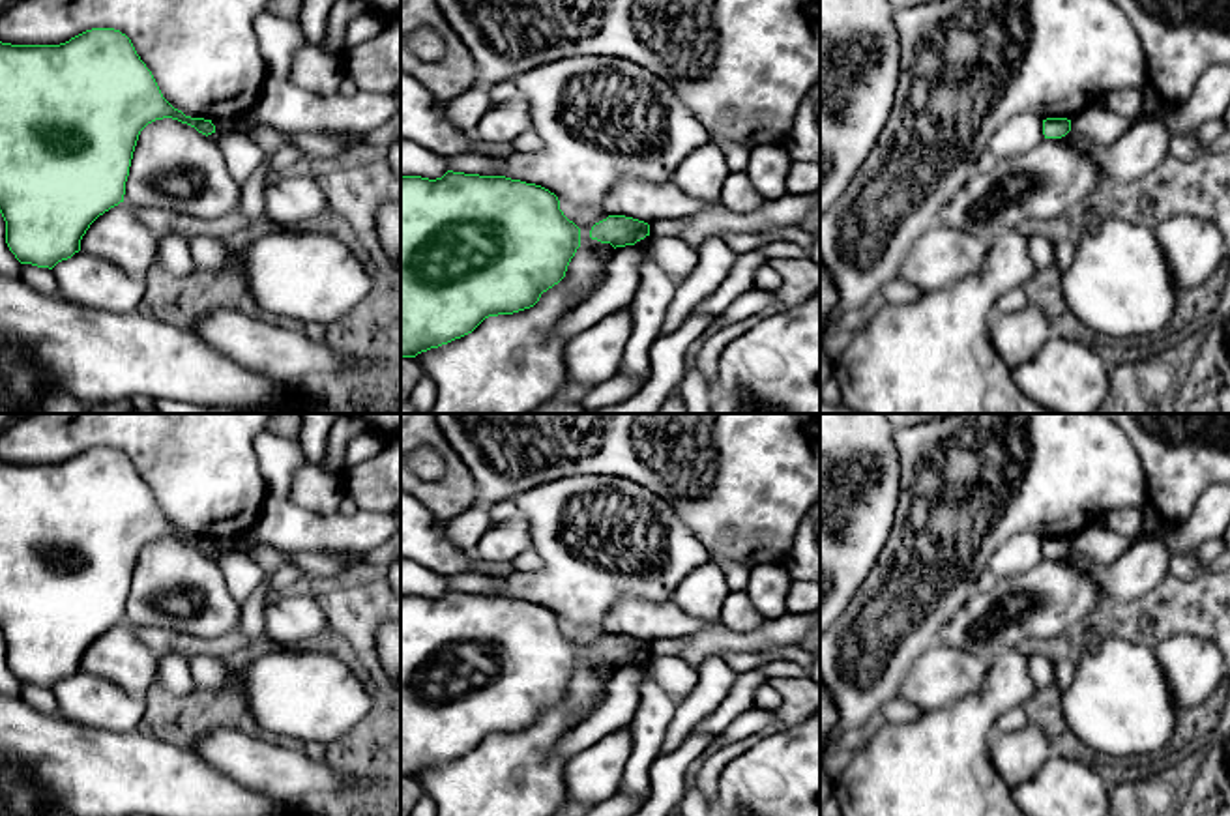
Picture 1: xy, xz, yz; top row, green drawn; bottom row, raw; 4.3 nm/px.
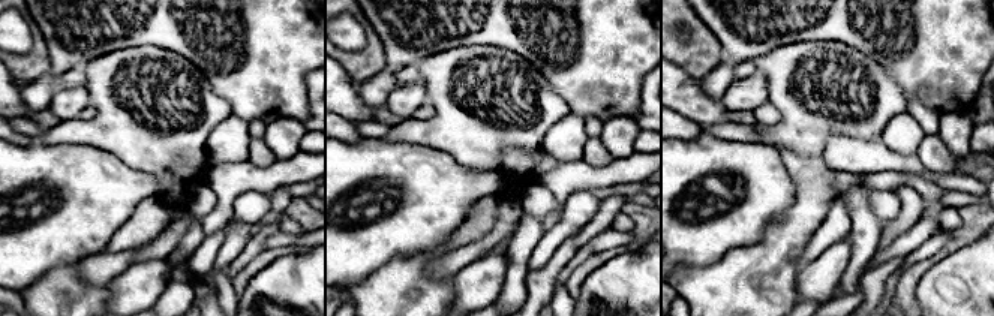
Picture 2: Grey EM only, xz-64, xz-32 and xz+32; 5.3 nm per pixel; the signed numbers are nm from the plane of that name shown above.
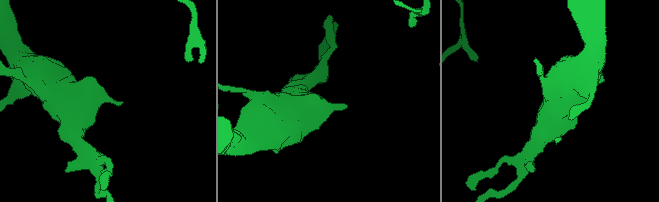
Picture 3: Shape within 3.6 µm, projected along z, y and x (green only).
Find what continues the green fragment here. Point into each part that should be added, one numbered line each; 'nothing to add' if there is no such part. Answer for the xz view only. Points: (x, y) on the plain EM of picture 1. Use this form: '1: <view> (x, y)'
nothing to add

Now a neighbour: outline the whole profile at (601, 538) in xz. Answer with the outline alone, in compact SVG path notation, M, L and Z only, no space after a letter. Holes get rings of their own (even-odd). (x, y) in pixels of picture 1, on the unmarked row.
M573 475L545 483L515 498L515 503L528 520L530 546L541 556L543 567L537 573L515 571L505 576L505 597L541 605L573 623L607 627L608 612L622 597L668 601L693 569L710 561L706 546L668 502L618 475Z

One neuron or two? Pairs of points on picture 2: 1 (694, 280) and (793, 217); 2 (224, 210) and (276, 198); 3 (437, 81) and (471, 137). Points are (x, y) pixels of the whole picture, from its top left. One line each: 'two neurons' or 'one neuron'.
1: one neuron
2: two neurons
3: one neuron

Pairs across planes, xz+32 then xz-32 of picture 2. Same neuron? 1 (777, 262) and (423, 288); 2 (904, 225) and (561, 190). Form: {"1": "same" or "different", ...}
{"1": "same", "2": "different"}

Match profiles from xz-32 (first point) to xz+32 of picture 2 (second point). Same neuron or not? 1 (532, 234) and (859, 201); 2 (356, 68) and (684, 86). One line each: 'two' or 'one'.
1: one
2: two

